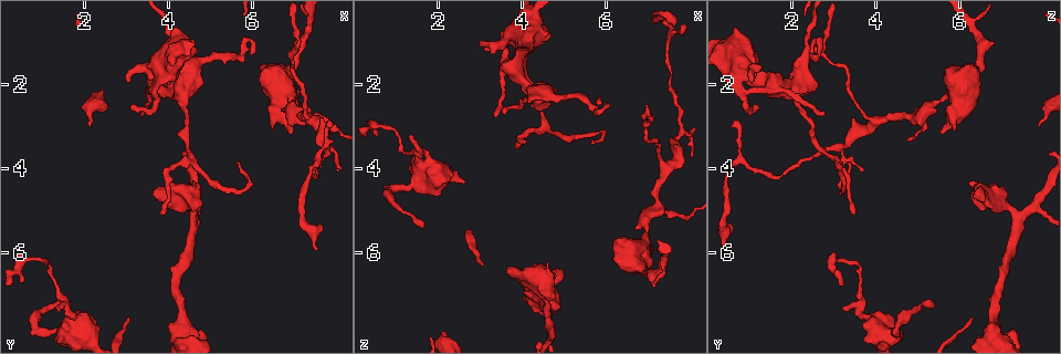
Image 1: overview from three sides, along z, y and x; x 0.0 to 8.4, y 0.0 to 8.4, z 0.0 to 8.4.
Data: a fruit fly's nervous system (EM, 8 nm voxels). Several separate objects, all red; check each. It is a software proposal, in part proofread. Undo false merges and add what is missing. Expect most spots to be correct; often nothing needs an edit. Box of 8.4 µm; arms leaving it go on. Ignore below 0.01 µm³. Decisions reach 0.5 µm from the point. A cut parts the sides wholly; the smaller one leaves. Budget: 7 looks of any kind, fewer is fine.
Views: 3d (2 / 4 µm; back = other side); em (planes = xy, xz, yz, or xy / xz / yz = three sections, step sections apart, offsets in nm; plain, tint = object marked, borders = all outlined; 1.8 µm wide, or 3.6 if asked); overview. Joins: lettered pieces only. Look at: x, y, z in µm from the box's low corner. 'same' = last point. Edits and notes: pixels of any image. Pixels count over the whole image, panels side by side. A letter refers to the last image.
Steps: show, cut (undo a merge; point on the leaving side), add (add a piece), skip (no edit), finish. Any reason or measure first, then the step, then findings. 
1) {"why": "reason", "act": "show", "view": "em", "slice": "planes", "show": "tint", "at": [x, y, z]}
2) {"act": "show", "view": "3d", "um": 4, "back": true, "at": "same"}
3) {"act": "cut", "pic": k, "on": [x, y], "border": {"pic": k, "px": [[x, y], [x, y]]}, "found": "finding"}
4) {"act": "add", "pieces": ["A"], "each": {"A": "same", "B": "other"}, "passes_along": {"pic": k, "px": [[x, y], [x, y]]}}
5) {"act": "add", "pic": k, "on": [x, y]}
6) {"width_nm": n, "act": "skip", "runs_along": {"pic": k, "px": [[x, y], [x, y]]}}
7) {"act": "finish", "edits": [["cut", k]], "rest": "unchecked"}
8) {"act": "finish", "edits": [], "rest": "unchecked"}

{"why": "free end", "act": "show", "view": "3d", "um": 2, "at": [3.70, 4.70, 6.40]}

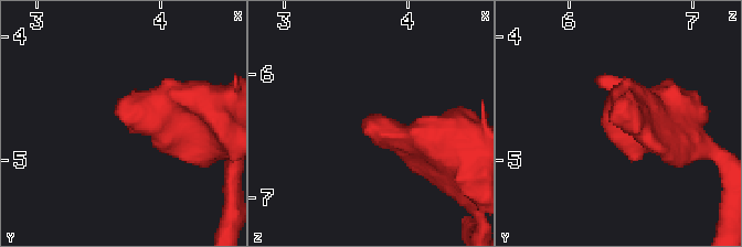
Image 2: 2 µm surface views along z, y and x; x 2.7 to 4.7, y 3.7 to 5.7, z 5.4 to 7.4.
{"act": "show", "view": "em", "slice": "planes", "show": "borders", "at": [3.72, 4.74, 6.40]}

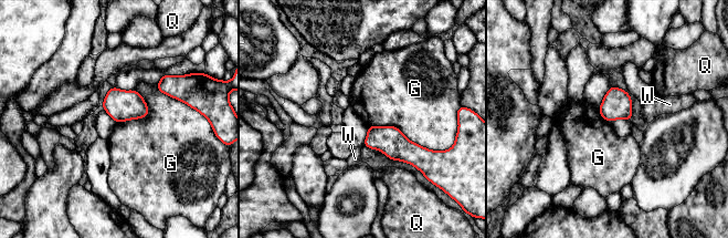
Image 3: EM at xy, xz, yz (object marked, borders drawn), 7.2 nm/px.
{"act": "skip", "each": {"G": "other", "Q": "other", "W": "other"}, "border": {"pic": 3, "px": [[367, 125], [394, 125], [434, 151]]}, "found": "no lettered piece goes on from it"}

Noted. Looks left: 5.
{"why": "tapers out", "act": "show", "view": "3d", "um": 2, "at": [2.10, 3.00, 7.90]}

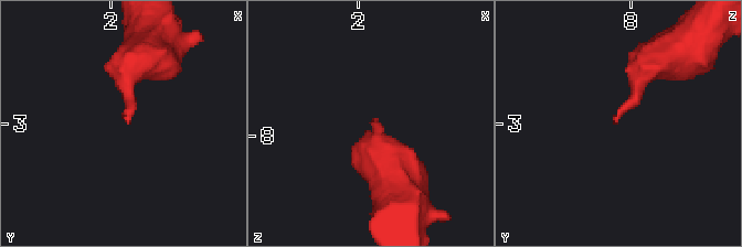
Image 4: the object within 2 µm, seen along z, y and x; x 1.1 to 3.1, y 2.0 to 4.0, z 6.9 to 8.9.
{"act": "show", "view": "em", "um": 3.6, "slice": "yz", "step": 4, "show": "tint", "at": [2.14, 3.00, 7.90]}

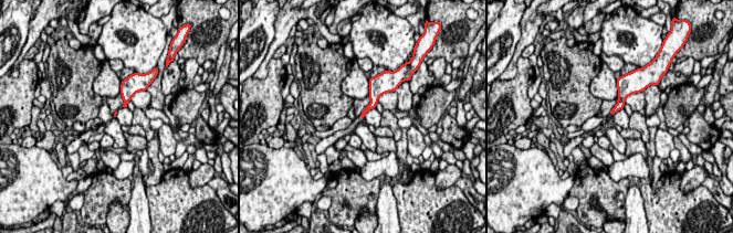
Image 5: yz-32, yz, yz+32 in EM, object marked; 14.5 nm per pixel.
{"why": "another direction", "act": "show", "view": "em", "um": 3.6, "slice": "planes", "show": "borders", "at": "same"}

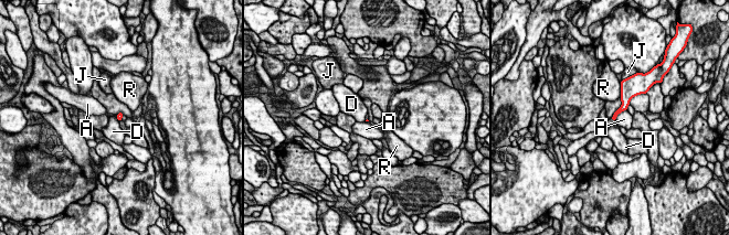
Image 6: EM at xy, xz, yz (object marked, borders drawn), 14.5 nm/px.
{"act": "skip", "each": {"A": "other", "D": "other", "J": "other", "R": "other"}, "border": {"pic": 6, "px": [[626, 109], [622, 110], [614, 120]]}, "found": "no lettered piece goes on from it"}

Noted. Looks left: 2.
{"act": "finish", "edits": [], "rest": "unchecked"}

